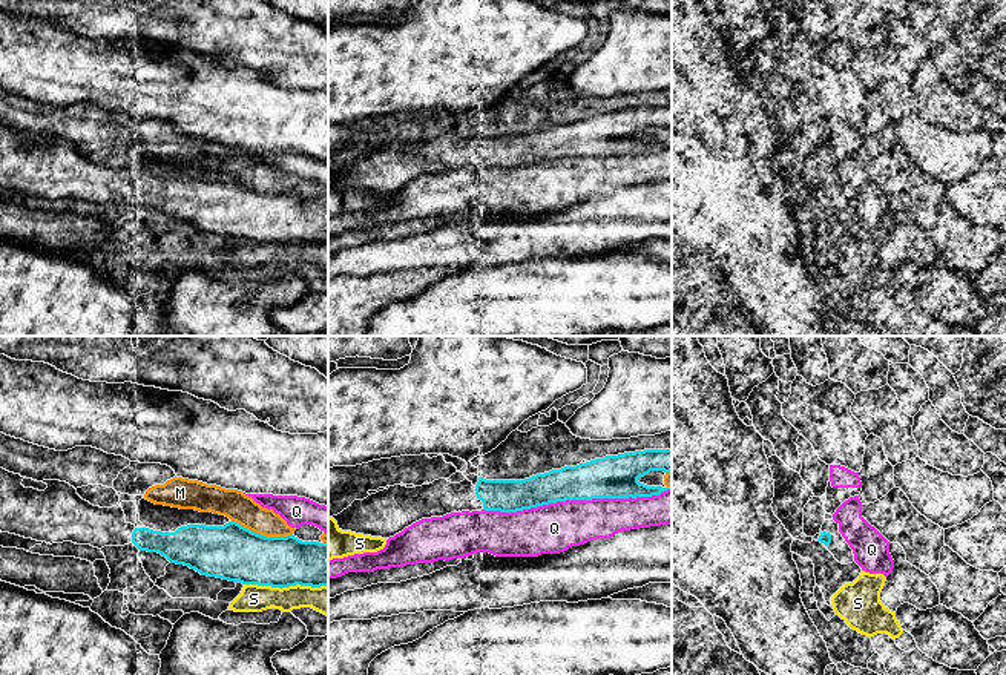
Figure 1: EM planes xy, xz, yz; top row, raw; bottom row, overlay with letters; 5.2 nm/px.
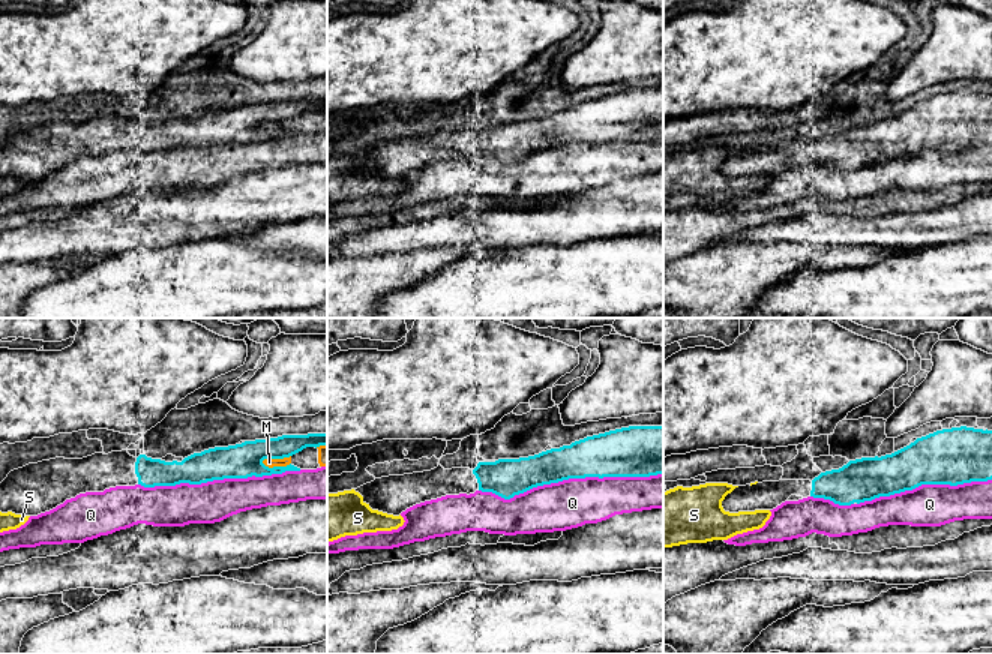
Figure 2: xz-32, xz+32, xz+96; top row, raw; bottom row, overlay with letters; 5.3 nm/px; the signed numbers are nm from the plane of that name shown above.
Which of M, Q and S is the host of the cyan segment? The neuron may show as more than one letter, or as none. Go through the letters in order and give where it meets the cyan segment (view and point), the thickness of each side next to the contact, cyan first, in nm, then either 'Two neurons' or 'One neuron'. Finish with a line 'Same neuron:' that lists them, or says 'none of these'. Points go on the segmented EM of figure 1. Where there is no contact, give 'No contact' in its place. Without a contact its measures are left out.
M: Touches cyan at xy (263, 536). Thickness 300 nm (cyan) against 150 nm. Two neurons
Q: Touches cyan at xz (577, 499). Thickness 220 nm (cyan) against 260 nm. Two neurons
S: Touches cyan at xy (286, 586). Thickness 280 nm (cyan) against 150 nm. Two neurons
Same neuron: none of these

